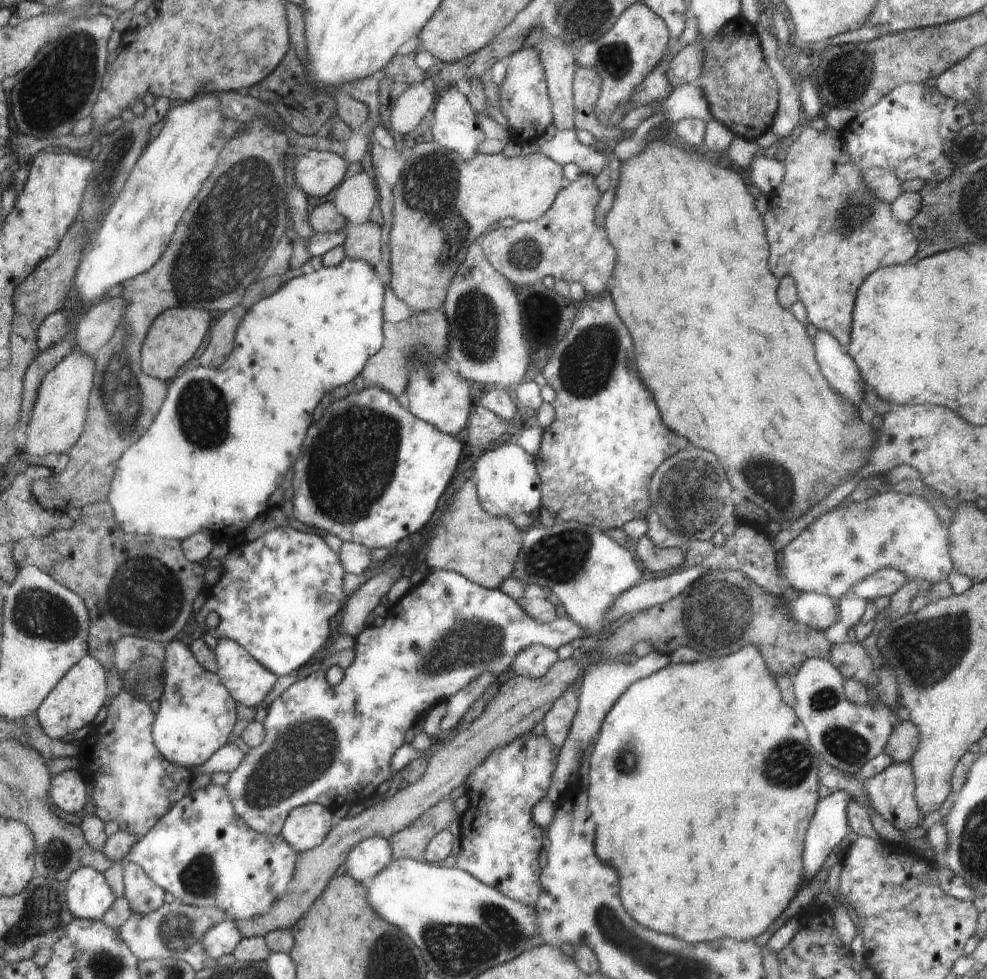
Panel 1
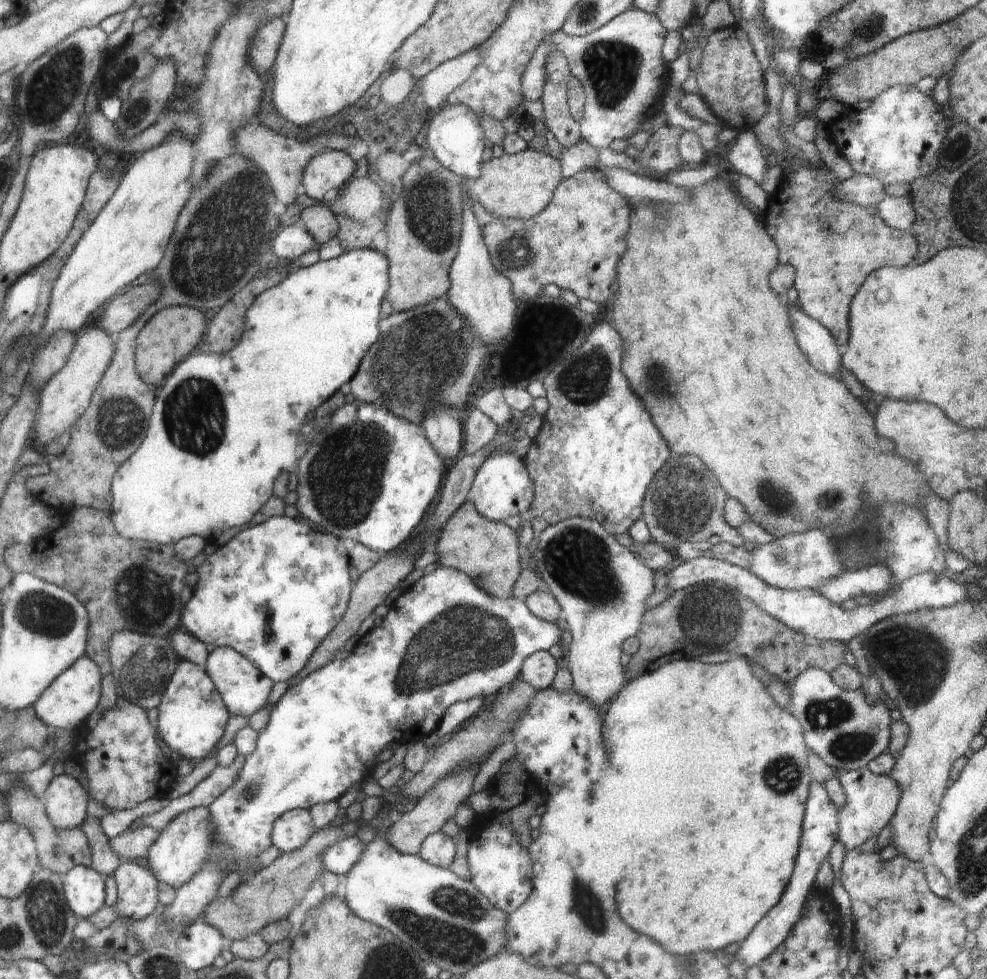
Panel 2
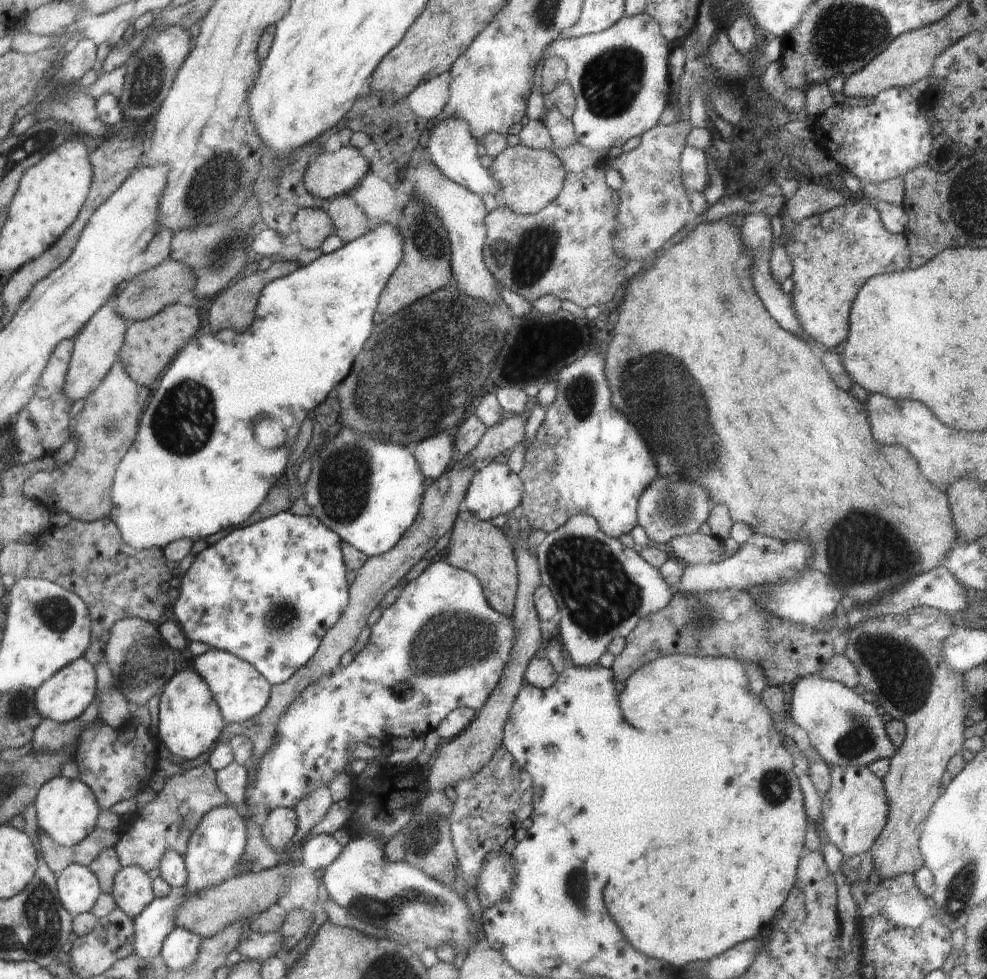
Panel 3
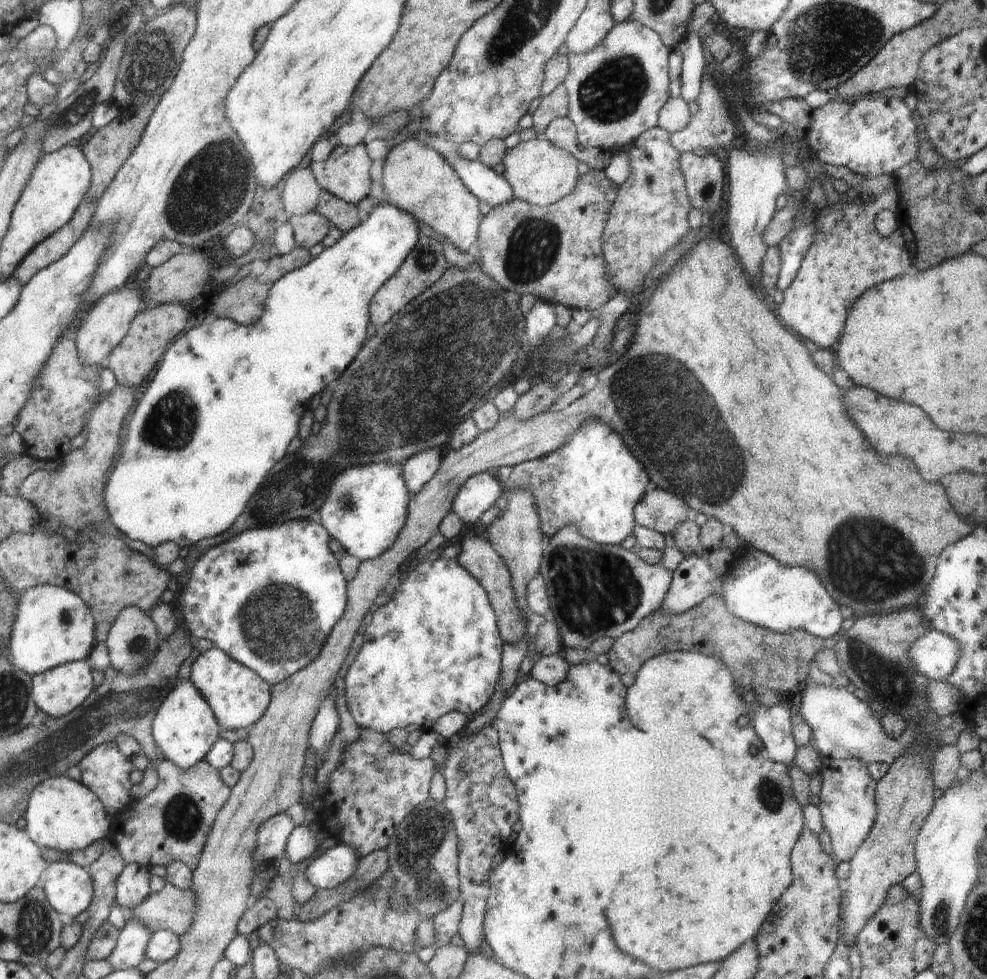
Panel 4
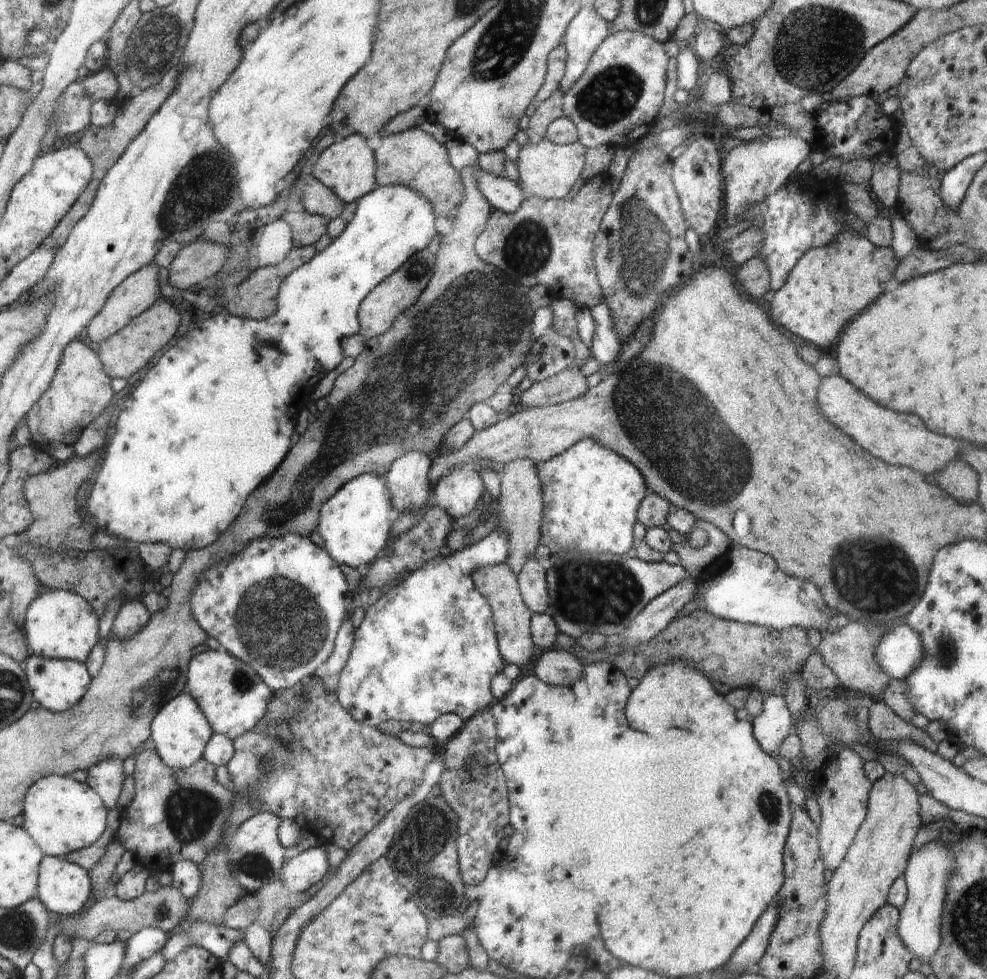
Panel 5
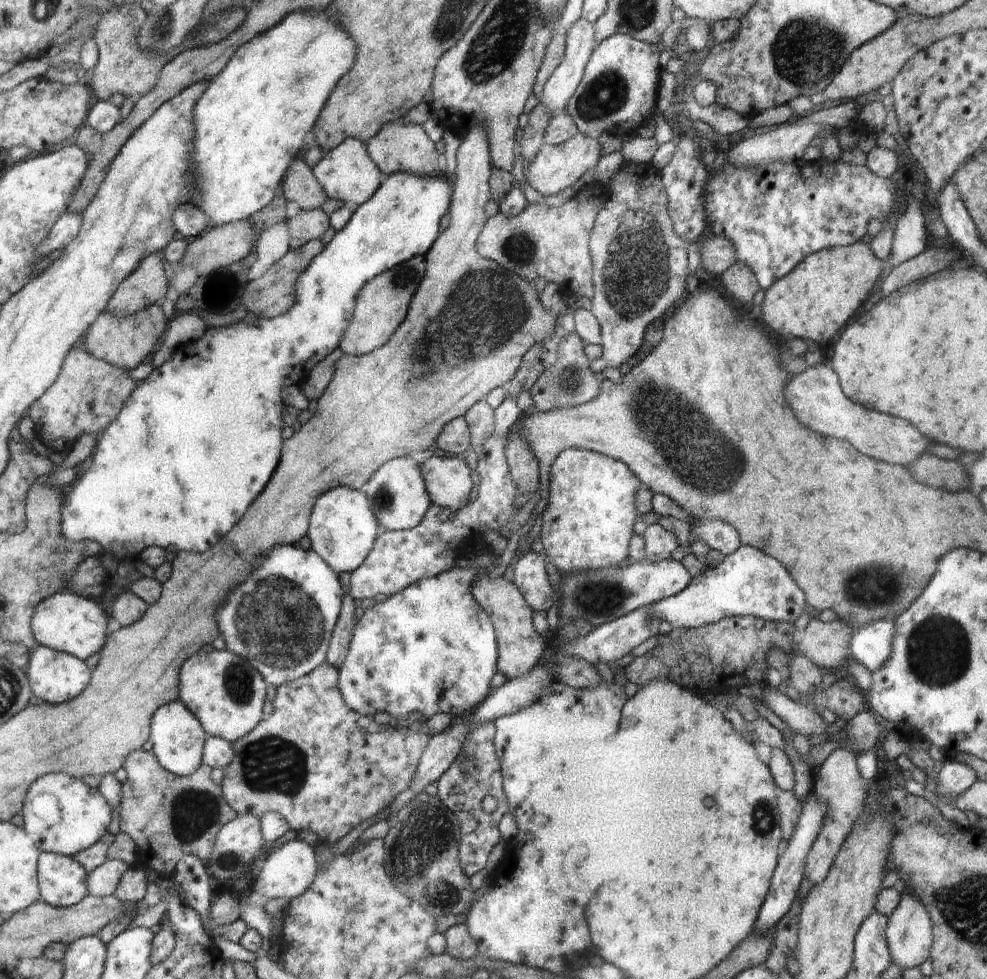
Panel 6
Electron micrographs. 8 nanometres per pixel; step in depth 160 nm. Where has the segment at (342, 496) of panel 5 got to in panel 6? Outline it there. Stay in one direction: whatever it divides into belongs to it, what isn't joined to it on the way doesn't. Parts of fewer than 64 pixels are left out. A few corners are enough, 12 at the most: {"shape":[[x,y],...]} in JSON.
{"shape":[[340,486],[312,512],[308,538],[351,574],[380,531],[368,496]]}

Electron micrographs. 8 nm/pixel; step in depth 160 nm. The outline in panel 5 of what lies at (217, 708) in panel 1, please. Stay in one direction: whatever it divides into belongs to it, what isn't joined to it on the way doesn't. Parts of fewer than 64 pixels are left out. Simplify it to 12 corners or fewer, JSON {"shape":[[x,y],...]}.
{"shape":[[186,692],[152,720],[154,750],[169,768],[199,763],[212,730]]}

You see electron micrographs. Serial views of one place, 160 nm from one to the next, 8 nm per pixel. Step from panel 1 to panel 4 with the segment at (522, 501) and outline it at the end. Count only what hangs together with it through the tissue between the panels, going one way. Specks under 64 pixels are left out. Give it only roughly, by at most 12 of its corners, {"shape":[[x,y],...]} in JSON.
{"shape":[[494,471],[468,477],[452,512],[476,522],[506,495]]}

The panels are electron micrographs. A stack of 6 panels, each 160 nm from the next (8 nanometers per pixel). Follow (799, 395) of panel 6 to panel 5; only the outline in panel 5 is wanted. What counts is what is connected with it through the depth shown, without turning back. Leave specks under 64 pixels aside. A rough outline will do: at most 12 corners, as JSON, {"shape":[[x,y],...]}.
{"shape":[[839,374],[818,402],[872,456],[932,474],[964,441],[878,406]]}

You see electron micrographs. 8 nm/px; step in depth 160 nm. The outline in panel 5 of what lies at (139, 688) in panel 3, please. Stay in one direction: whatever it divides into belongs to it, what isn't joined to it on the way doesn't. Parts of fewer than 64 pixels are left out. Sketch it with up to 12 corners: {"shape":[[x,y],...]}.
{"shape":[[138,600],[122,603],[111,636],[132,638],[151,614]]}

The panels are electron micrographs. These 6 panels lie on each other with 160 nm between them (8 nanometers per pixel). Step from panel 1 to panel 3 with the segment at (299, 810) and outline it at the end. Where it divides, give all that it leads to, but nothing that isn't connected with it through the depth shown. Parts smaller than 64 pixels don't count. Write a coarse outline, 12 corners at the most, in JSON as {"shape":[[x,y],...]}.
{"shape":[[274,808],[262,834],[282,852],[299,828],[292,808]]}

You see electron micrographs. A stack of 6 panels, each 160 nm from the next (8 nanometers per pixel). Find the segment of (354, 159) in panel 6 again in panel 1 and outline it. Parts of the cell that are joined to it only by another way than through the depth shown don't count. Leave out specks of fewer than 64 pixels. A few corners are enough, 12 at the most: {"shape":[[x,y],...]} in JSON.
{"shape":[[297,150],[293,179],[322,198],[348,170],[331,151]]}

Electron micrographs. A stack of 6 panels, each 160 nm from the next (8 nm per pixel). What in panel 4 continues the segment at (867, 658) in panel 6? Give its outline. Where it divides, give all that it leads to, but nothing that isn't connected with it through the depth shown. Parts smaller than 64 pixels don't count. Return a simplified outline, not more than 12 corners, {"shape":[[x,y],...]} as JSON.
{"shape":[[926,631],[910,647],[920,674],[948,678],[961,644],[949,634]]}

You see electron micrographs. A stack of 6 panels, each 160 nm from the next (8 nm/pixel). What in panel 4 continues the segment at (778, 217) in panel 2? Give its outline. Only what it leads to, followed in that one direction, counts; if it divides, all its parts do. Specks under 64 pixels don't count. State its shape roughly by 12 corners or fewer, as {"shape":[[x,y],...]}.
{"shape":[[888,186],[829,203],[778,304],[820,348],[874,284],[916,272],[902,233],[883,237]]}

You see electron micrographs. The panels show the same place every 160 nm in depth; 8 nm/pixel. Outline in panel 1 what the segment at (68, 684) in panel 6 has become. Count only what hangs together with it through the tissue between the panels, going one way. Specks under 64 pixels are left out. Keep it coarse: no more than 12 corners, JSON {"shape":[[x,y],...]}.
{"shape":[[83,656],[36,716],[62,739],[88,726],[106,700],[106,672]]}

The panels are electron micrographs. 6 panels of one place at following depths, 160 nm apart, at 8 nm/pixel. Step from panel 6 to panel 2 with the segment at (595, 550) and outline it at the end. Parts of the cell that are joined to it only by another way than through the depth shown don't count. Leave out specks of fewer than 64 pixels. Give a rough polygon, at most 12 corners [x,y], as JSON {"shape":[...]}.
{"shape":[[608,317],[544,378],[526,518],[613,537],[672,458]]}

